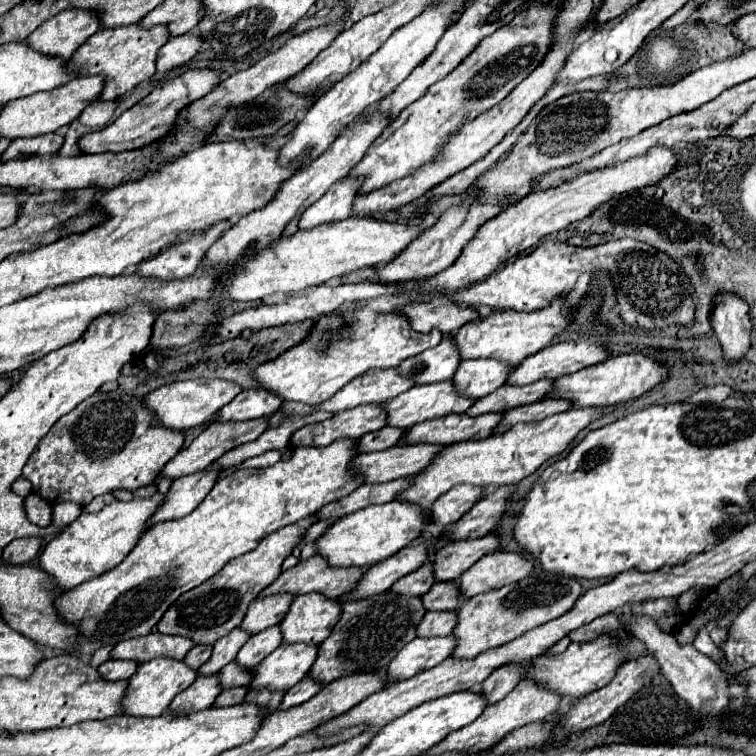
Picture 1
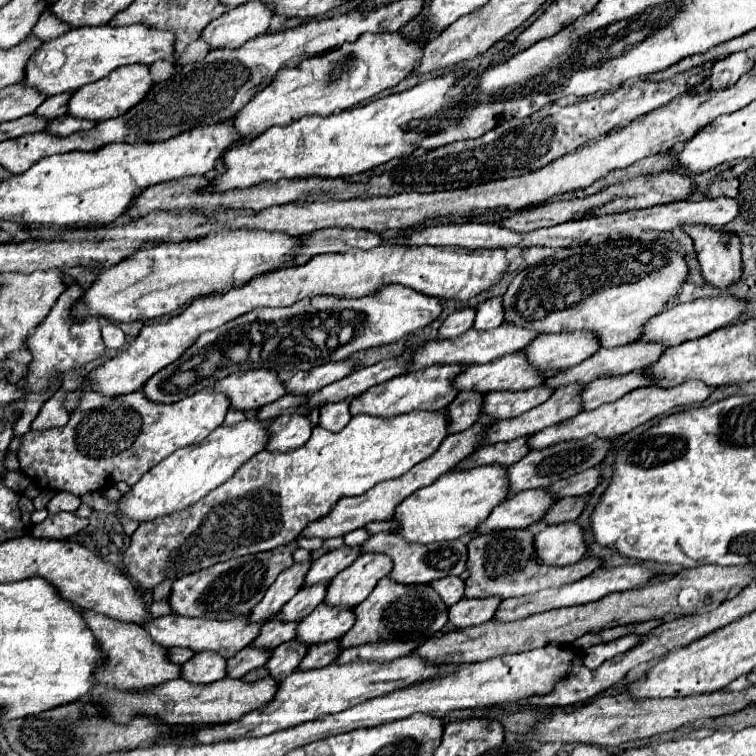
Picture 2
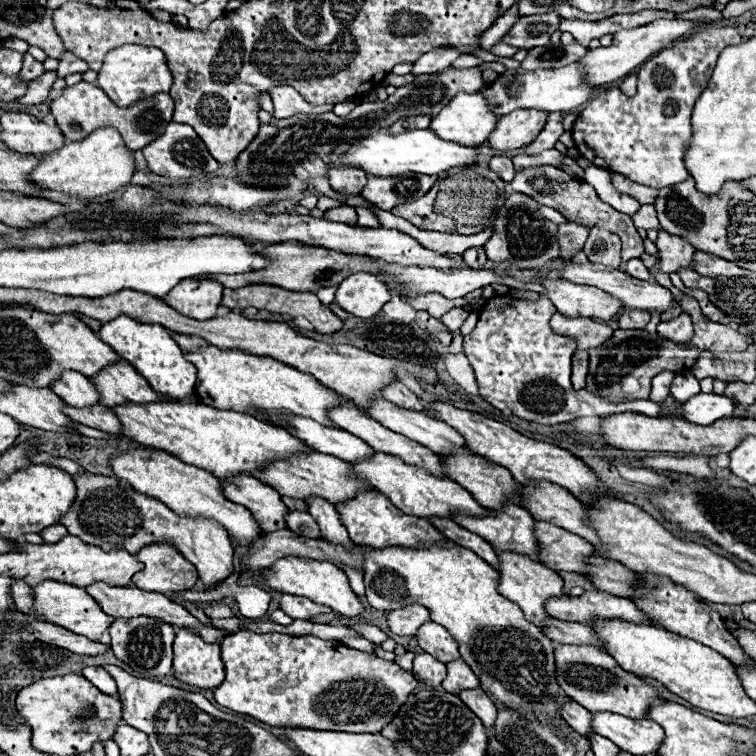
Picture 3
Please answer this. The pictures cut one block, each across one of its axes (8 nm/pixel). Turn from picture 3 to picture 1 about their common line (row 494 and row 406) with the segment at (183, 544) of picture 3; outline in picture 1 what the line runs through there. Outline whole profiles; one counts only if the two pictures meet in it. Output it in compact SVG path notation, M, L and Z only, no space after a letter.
M98 390L56 420L34 448L22 476L32 482L34 494L50 504L70 500L86 506L92 498L118 488L134 492L136 488L154 484L162 468L182 450L182 444L184 432L164 428L158 418L144 408L140 398L122 390Z

